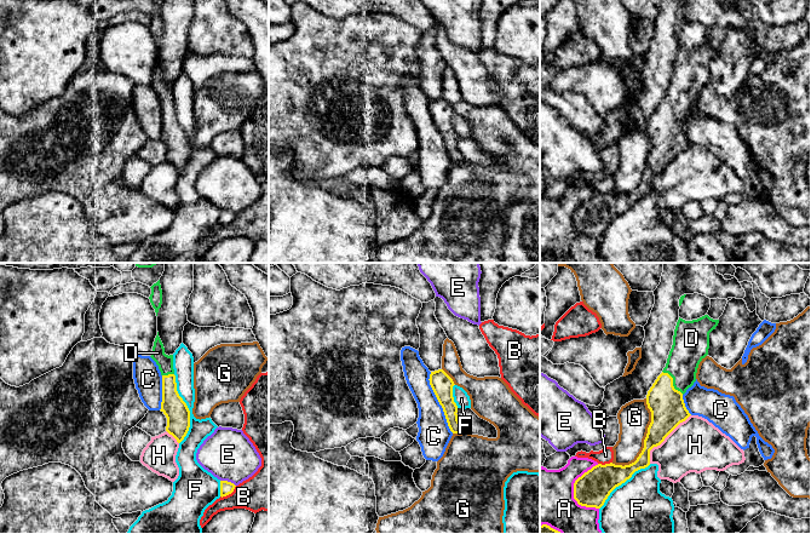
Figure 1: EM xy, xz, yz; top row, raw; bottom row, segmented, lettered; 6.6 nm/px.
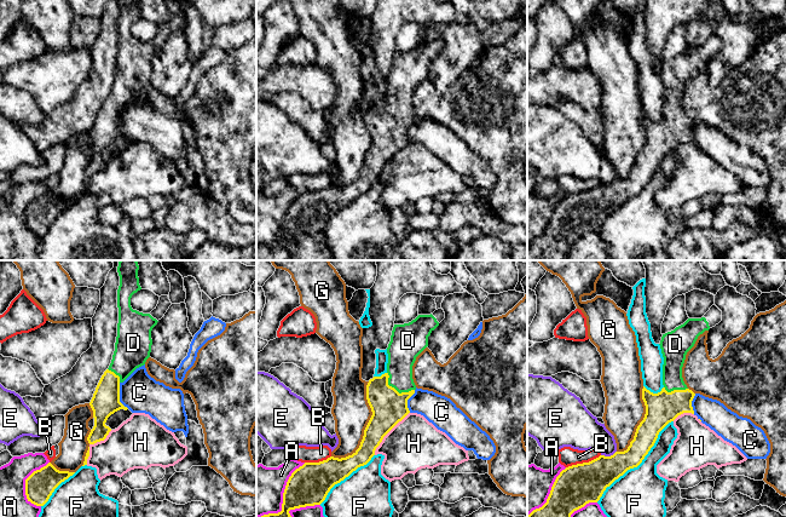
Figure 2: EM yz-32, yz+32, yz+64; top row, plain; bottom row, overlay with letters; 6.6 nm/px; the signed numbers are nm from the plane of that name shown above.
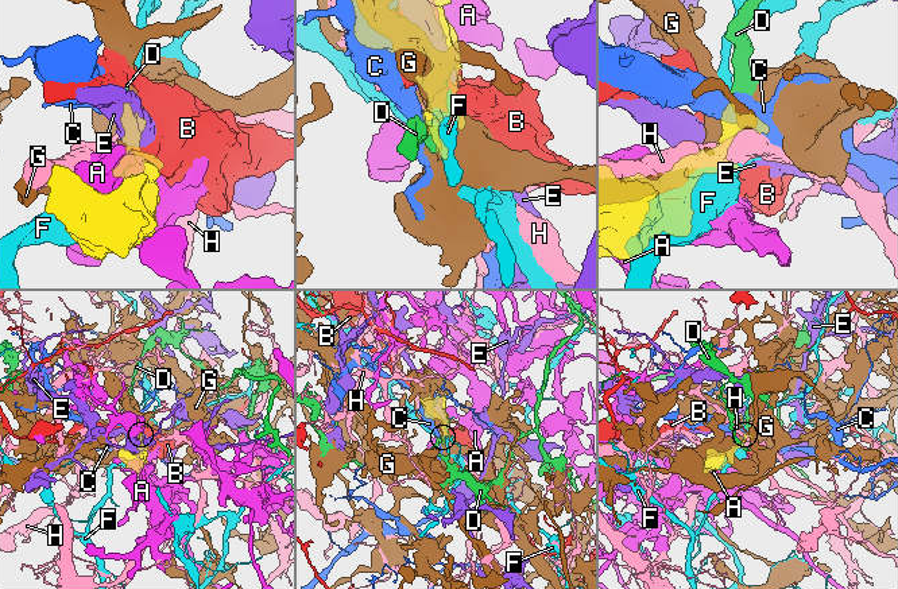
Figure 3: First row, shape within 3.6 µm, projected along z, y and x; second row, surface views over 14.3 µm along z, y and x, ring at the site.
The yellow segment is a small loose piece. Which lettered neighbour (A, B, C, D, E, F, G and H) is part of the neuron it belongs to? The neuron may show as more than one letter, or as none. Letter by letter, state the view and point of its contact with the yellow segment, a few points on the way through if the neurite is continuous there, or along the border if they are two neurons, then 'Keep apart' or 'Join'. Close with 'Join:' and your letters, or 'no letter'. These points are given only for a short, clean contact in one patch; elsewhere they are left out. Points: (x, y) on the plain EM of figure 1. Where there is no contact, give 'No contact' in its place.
A: Touches yellow at yz (575, 211). Keep apart
B: Touches yellow at xy (229, 222). Keep apart
C: Touches yellow at xz (438, 130). Keep apart
D: Touches yellow at yz (672, 112). Path across: yz (667, 136), (667, 119), (672, 112), (679, 103), (688, 79). Join
E: Touches yellow at xy (226, 210). Keep apart
F: Touches yellow at xy (188, 138). Keep apart
G: Touches yellow at yz (644, 168). Keep apart
H: Touches yellow at yz (663, 168). Keep apart
Join: D

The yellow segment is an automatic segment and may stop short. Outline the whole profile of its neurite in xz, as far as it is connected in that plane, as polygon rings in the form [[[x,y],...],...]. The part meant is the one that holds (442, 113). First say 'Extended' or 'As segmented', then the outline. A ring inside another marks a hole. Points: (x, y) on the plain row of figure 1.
As segmented. [[[438,98],[431,101],[428,109],[439,133],[443,137],[450,160],[453,162],[461,162],[464,157],[458,149],[458,134],[453,126],[453,115],[455,114],[453,108],[443,98]]]

